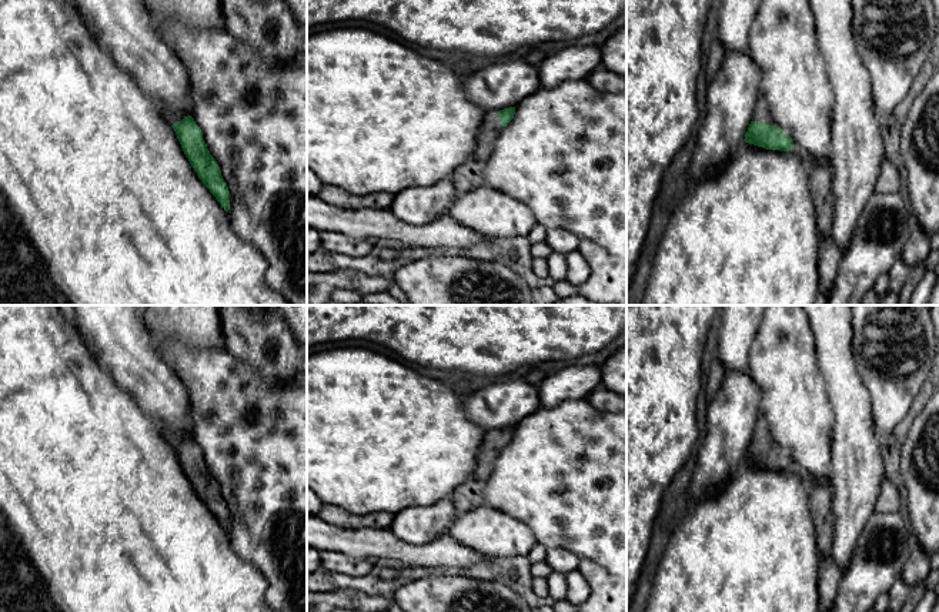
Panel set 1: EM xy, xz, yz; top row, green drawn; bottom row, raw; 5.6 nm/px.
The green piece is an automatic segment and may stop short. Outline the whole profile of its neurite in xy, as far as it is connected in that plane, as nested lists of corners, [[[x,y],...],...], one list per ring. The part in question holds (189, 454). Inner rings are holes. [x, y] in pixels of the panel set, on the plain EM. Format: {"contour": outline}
{"contour": [[[174,435],[167,439],[174,448],[181,468],[201,502],[210,509],[221,526],[230,529],[230,511],[215,478],[210,474],[200,447],[191,435]]]}

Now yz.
{"contour": [[[762,415],[756,419],[752,441],[743,461],[766,469],[789,471],[793,468],[791,451],[778,447],[776,442],[771,439],[768,424]]]}

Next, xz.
{"contour": [[[515,427],[488,431],[479,448],[471,478],[487,481],[494,471],[494,464],[504,447],[514,438]]]}

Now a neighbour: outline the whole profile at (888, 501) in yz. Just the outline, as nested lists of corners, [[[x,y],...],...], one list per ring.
[[[885,478],[879,489],[876,511],[880,514],[893,514],[899,512],[899,505],[900,499],[898,488],[888,478]]]

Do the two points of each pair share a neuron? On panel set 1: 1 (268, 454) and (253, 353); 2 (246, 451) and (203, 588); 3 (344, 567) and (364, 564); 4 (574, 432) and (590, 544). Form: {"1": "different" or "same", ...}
{"1": "different", "2": "different", "3": "same", "4": "same"}

